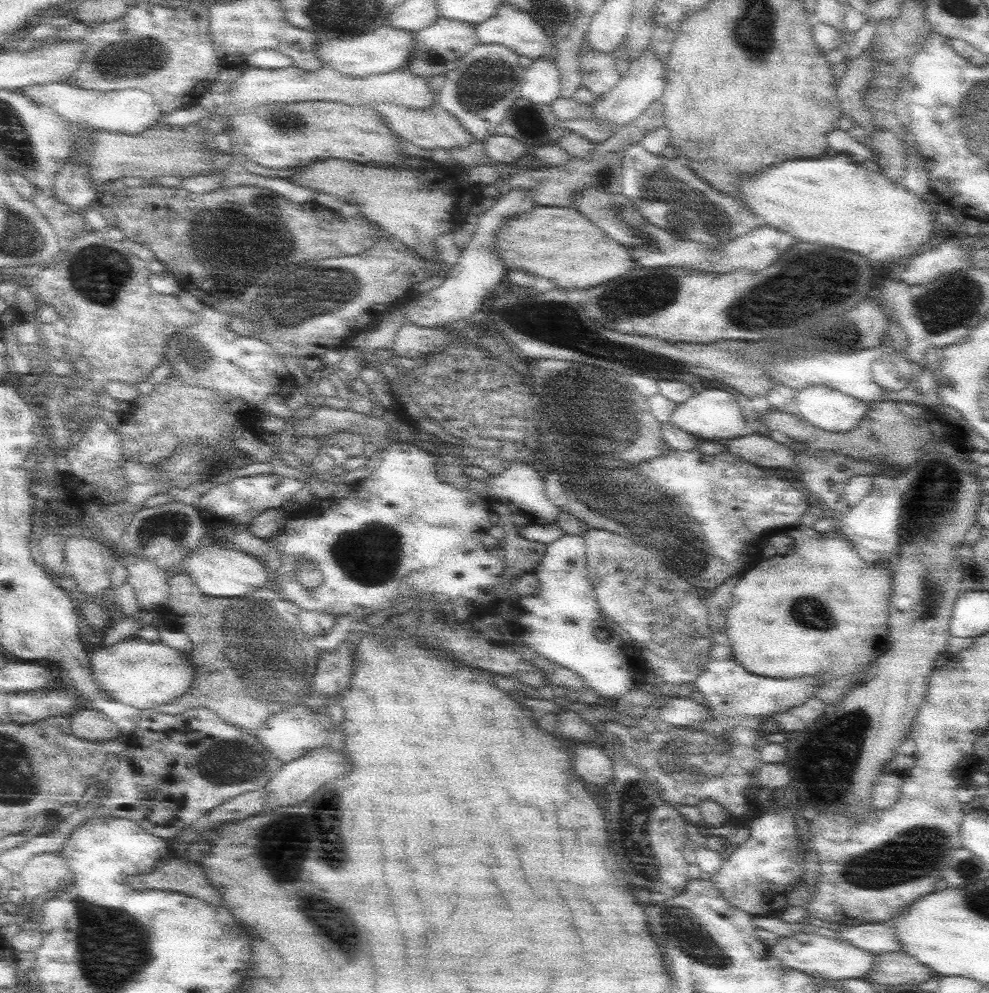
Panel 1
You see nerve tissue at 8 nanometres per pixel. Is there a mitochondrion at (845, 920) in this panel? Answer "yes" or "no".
no

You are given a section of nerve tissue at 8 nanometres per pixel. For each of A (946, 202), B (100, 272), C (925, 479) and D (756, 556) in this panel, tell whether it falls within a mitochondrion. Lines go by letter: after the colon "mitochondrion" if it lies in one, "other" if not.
A: other
B: mitochondrion
C: other
D: other

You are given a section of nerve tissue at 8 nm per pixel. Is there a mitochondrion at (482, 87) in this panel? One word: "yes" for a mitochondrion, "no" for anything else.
yes

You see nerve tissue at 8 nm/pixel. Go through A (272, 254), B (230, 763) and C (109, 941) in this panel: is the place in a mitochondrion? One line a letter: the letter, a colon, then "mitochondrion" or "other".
A: mitochondrion
B: mitochondrion
C: mitochondrion

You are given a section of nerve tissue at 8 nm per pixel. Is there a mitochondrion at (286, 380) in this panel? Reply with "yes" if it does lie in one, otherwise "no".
no

